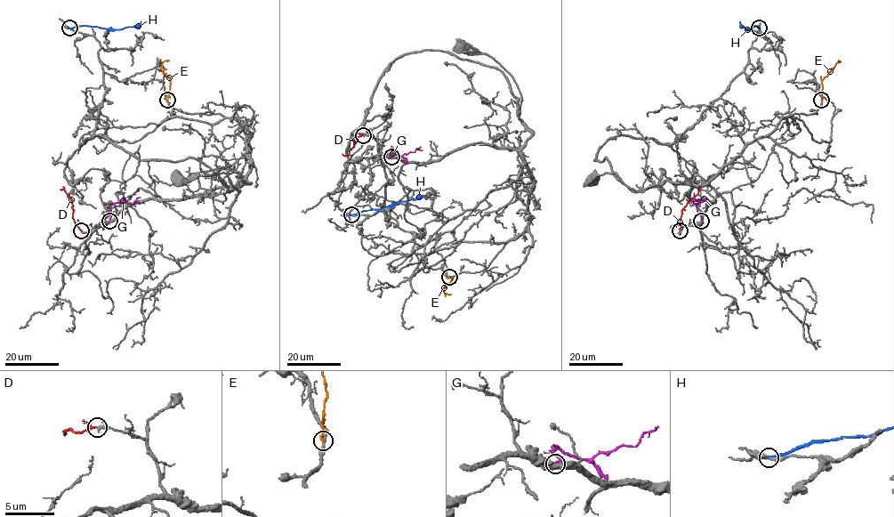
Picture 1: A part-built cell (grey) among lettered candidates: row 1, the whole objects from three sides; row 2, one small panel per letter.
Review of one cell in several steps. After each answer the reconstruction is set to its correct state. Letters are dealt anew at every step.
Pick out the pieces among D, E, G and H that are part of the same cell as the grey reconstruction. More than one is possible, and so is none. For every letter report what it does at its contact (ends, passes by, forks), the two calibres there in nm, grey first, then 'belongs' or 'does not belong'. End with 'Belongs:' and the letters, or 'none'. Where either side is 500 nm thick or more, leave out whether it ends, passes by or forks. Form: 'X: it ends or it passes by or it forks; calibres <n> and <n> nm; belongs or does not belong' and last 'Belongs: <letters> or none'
D: it ends; calibres 240 and 170 nm; belongs
E: it ends; calibres 280 and 200 nm; does not belong
G: it ends; calibres 480 and 240 nm; does not belong
H: it ends; calibres 280 and 200 nm; does not belong
Belongs: D

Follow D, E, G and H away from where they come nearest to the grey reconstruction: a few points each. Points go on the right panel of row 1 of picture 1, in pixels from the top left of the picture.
D: (679, 230), (681, 209), (697, 194), (698, 189)
E: (821, 100), (821, 81), (839, 60)
G: (701, 220), (696, 205), (700, 202), (695, 203), (695, 197)
H: (760, 28), (754, 26), (745, 29), (740, 21)

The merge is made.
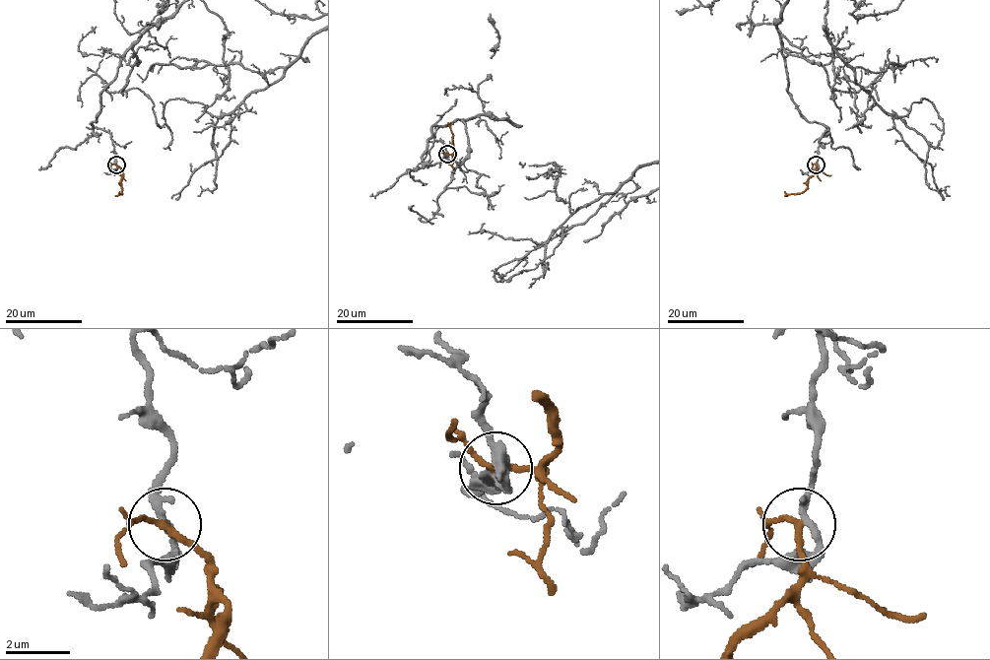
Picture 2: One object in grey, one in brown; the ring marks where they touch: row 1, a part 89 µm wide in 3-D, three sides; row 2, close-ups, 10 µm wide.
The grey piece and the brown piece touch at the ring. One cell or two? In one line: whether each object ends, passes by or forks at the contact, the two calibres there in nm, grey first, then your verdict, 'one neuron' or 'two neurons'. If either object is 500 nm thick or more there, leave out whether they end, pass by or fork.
grey passes by; brown passes by; 220 nm thick on the grey side, 170 nm on the other; two neurons

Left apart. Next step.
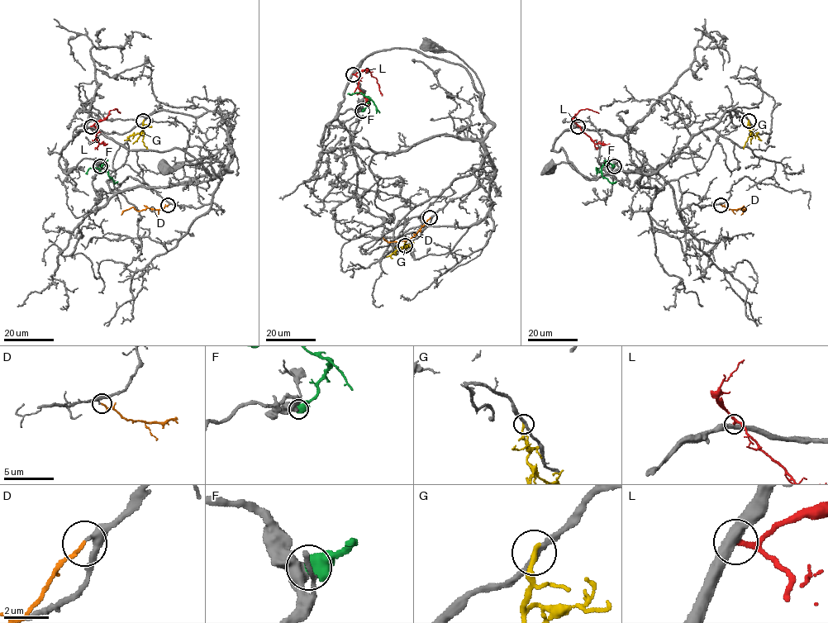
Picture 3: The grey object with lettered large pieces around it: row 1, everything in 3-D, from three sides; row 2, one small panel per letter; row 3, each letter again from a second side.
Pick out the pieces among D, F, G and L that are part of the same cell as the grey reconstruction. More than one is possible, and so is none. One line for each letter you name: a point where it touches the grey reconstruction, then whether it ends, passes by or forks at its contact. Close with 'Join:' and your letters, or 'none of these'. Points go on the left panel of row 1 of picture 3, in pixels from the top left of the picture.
D: Touches grey at (168, 205). It ends there
Join: D

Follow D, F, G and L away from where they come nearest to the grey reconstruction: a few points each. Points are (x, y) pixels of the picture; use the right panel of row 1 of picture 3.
D: (720, 205), (730, 209), (742, 208), (744, 211), (744, 207), (740, 215)
F: (614, 166), (605, 163), (600, 172), (596, 167), (597, 174)
G: (748, 121), (750, 131), (760, 140)
L: (578, 126), (573, 119), (580, 110), (587, 108), (599, 113)

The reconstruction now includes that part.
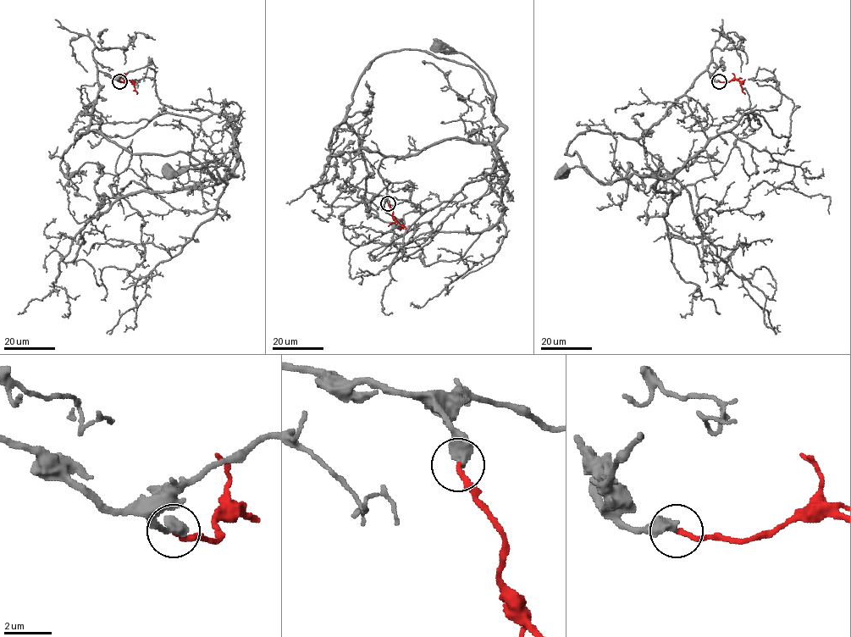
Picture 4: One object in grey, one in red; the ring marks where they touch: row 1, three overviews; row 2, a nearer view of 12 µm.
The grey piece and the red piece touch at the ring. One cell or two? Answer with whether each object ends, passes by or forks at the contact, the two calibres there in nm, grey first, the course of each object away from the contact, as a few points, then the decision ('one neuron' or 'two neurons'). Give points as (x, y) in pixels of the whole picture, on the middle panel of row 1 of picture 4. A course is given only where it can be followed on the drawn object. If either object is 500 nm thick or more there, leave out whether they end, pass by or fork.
grey ends | red ends | 440/200 nm | grey via (389, 203), (367, 192), (346, 121), (376, 58), (419, 49), (471, 65), (494, 104), (482, 69), (438, 47) | red via (388, 203), (393, 217), (405, 229) | one neuron

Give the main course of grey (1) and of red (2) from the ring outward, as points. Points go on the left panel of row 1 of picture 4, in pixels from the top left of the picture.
1: (120, 81), (97, 71), (78, 138), (185, 152), (228, 183), (213, 166), (169, 174)
2: (119, 81), (130, 80), (136, 94)

